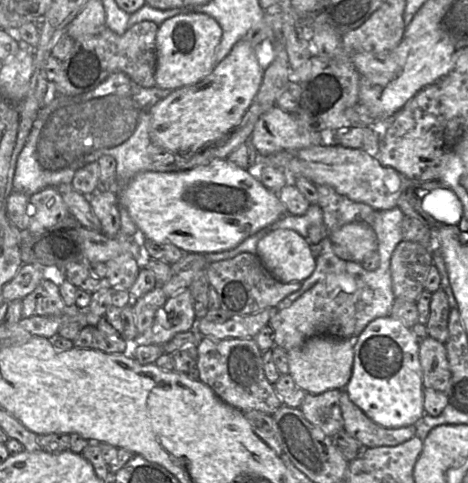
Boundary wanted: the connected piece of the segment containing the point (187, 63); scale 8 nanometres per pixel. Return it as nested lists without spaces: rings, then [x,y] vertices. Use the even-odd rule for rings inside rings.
[[[180,14],[163,22],[156,36],[156,87],[175,91],[208,77],[216,67],[215,55],[222,34],[218,22],[206,14]]]

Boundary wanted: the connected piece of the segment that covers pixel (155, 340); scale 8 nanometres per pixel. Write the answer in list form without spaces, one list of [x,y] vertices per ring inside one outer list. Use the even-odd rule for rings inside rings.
[[[189,289],[169,297],[154,317],[151,327],[138,335],[137,345],[163,345],[176,334],[190,331],[195,321]]]

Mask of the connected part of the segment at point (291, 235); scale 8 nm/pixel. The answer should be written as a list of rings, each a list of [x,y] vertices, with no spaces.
[[[277,229],[264,236],[257,244],[256,255],[282,283],[303,282],[316,267],[310,244],[289,229]]]

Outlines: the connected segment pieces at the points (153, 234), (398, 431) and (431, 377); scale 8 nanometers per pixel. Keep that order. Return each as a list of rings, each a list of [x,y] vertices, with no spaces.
[[[219,158],[206,166],[186,171],[140,172],[118,192],[118,209],[121,205],[137,226],[138,237],[134,237],[137,244],[143,246],[143,241],[150,239],[173,244],[187,253],[216,253],[233,249],[259,230],[289,214],[276,193],[267,189],[247,170]]]
[[[345,389],[341,391],[340,409],[343,429],[357,439],[364,448],[397,446],[416,436],[416,426],[385,428],[369,419],[348,397]]]
[[[428,336],[419,344],[419,361],[424,388],[447,395],[450,370],[445,345]]]

